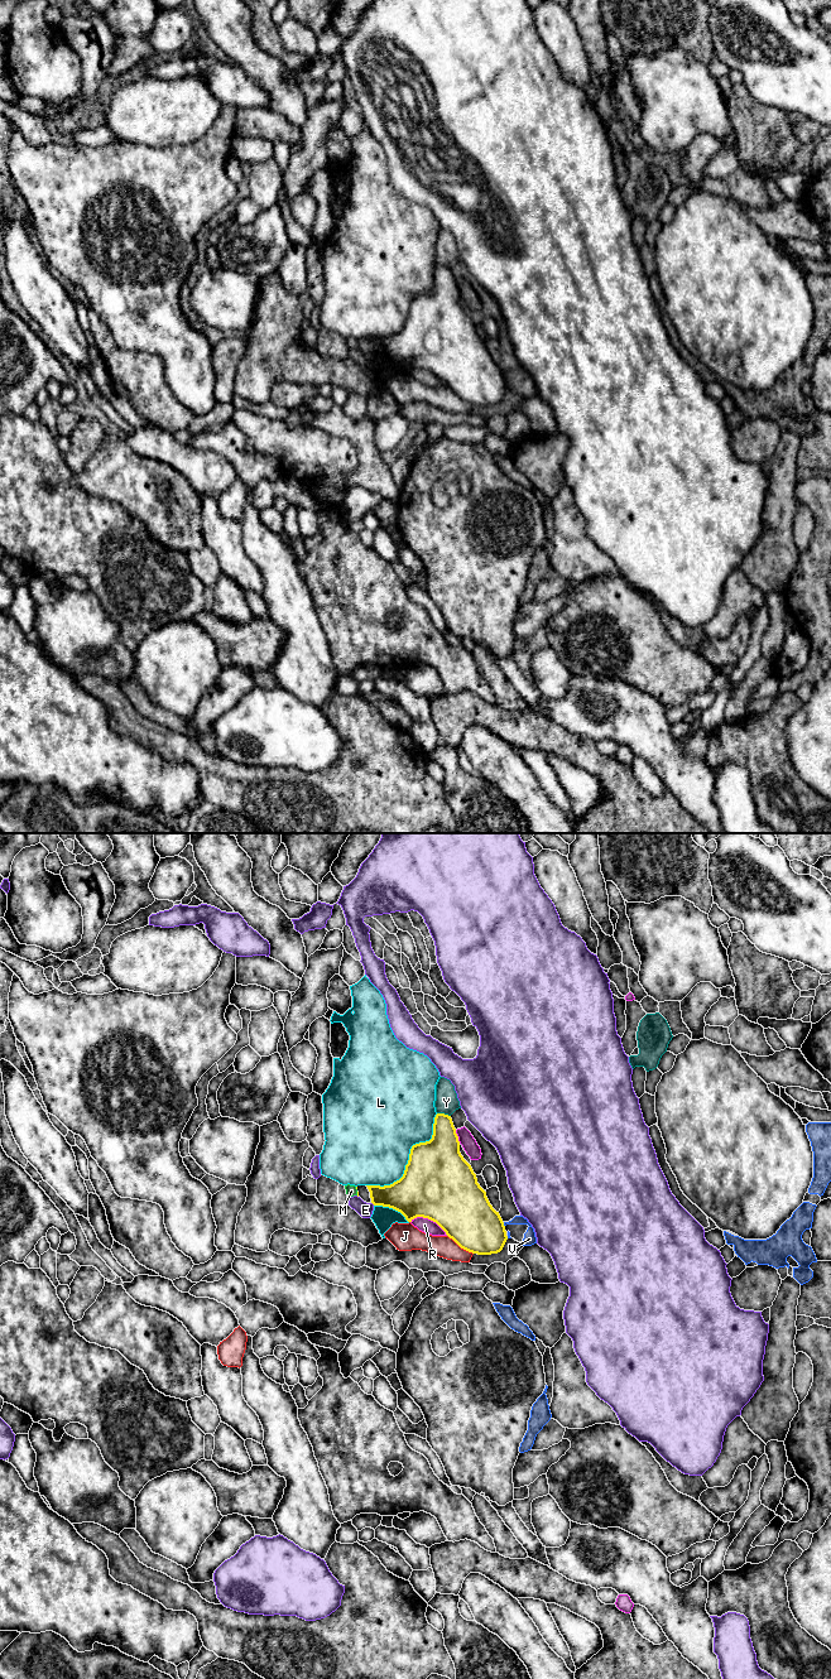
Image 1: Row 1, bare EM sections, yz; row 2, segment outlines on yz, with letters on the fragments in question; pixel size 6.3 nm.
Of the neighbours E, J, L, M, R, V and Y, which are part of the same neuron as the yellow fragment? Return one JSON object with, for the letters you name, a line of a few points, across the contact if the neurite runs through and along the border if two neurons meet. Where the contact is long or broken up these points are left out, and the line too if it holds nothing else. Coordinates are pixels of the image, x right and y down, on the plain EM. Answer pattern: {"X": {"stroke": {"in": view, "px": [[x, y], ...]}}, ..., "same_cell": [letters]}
{"M": {"stroke": {"in": "yz", "px": [[358, 344], [358, 345], [351, 342]]}}, "same_cell": ["M"]}

